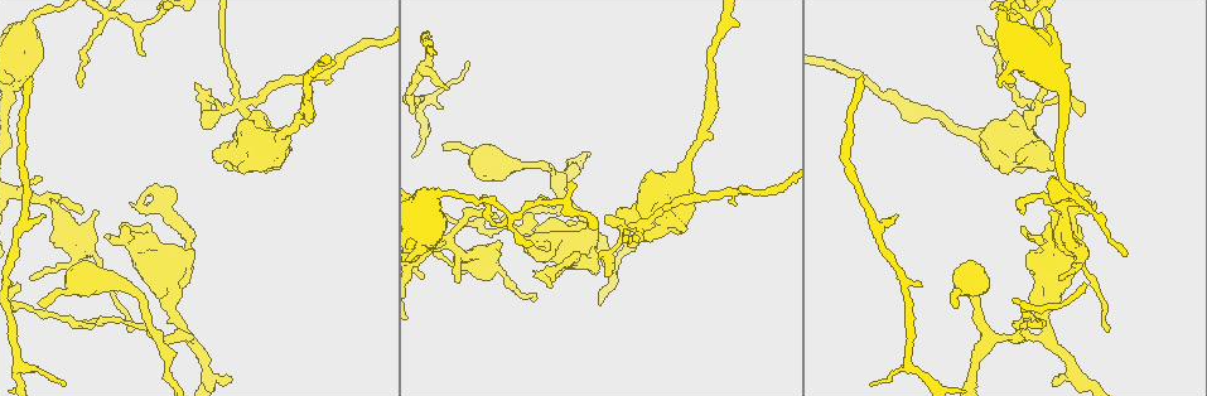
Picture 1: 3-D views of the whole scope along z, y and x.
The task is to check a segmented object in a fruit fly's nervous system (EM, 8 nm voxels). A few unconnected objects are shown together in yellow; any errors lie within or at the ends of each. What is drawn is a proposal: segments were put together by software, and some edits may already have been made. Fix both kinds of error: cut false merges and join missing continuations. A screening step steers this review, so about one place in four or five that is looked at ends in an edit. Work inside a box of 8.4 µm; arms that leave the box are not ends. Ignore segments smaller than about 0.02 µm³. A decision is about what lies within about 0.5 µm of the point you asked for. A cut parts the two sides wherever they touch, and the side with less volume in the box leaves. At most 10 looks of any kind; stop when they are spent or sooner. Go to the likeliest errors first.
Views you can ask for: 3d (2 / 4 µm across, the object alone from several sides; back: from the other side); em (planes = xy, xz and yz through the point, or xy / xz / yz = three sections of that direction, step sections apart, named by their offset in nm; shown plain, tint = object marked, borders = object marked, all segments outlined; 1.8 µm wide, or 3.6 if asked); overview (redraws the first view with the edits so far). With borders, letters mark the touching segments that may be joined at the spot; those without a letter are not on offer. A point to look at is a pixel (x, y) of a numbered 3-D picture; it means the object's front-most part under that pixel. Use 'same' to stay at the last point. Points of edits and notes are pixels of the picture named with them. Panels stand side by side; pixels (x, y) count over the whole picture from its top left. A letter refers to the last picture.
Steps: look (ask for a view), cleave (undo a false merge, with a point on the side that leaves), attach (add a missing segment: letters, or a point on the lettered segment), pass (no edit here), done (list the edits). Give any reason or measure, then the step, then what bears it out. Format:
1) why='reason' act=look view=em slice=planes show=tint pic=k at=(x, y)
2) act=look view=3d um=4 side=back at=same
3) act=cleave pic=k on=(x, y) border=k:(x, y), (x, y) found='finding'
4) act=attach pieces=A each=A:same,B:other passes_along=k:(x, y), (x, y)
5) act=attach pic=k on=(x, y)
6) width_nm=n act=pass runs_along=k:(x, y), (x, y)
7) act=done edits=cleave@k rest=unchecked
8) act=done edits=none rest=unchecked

why='branch stops here' act=look view=em slice=planes show=borders pic=1 at=(445, 150)

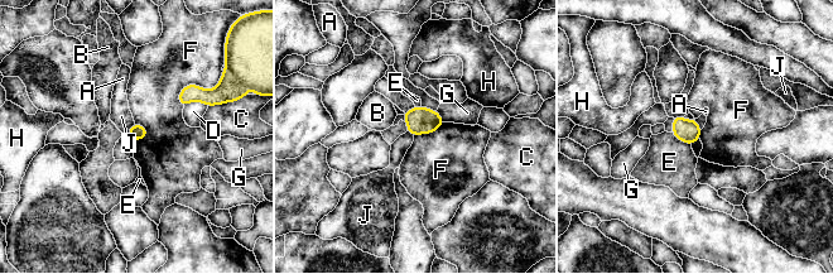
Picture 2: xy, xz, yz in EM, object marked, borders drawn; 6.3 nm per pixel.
act=pass each=A:other,B:other,C:other,D:other,E:other,F:other,G:other,H:other,J:other border=2:(208, 89), (187, 85), (178, 101) found='none of them fits'

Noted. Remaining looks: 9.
why='tapers out' act=look view=em slice=xz step=4 show=borders pic=1 at=(896, 216)

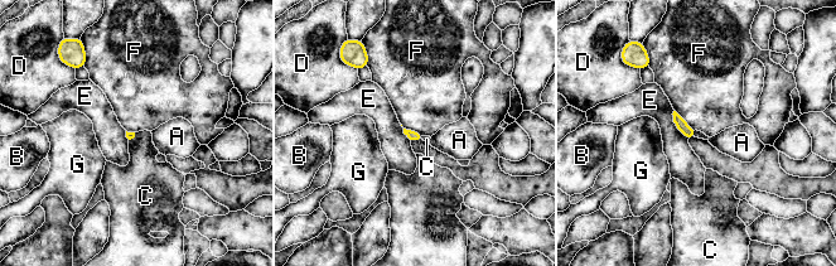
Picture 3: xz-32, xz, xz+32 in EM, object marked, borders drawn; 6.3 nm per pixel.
act=pass each=A:other,B:other,C:other,D:other,E:other,F:other,G:other border=3:(675, 110), (694, 130) found='none of them fits'

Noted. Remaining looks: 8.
why='an open end' act=look view=em slice=xy step=8 show=borders pic=1 at=(549, 252)

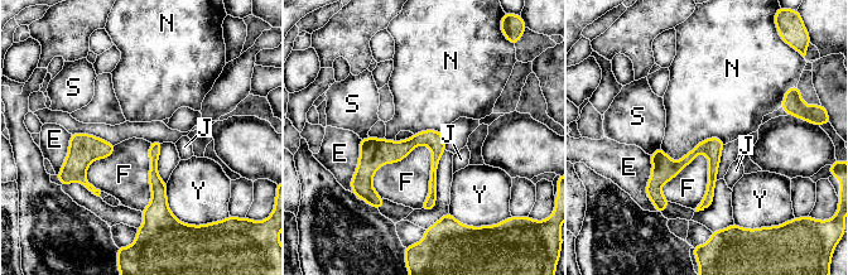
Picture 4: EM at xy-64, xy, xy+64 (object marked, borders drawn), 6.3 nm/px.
why='another direction' act=look view=em slice=planes show=borders at=same

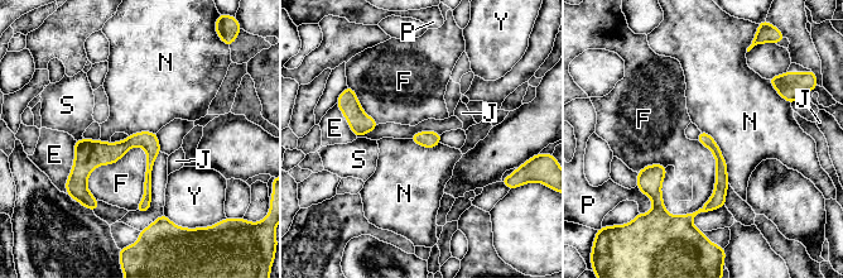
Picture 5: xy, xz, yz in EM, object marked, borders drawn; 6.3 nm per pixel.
act=pass each=E:other,F:other,J:other,N:other,P:other,S:other,Y:other runs_along=5:(155, 142), (99, 153), (75, 177) found='no lettered segment goes on from it'

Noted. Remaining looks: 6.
why='abrupt turn' act=look view=3d um=4 pic=1 at=(144, 25)

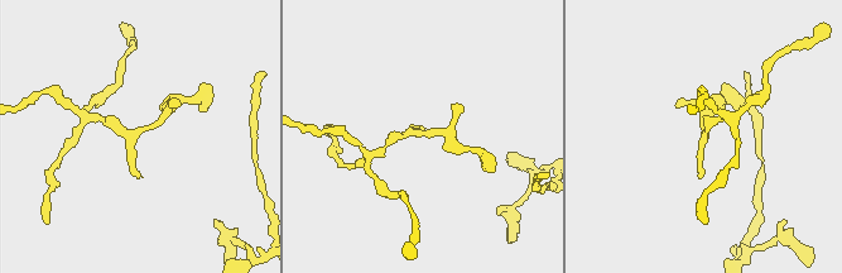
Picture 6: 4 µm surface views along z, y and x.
act=look view=em slice=planes show=plain pic=6 at=(705, 134)

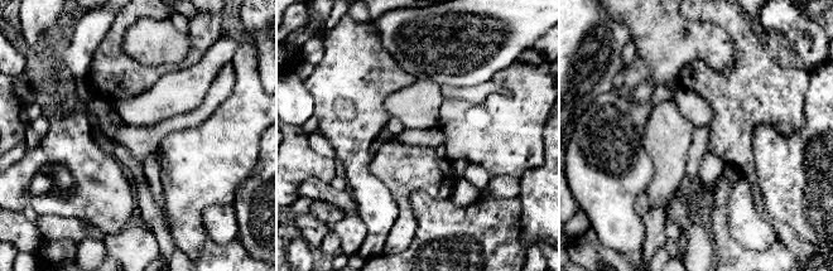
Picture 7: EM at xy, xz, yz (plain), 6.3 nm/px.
act=look view=em slice=planes show=borders at=same

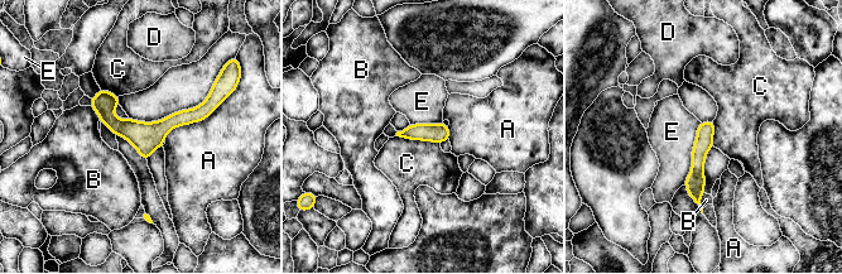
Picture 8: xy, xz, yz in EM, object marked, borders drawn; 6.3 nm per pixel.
act=pass each=A:other,B:other,C:other,D:other,E:other found='all the same cell'

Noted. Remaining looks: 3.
act=done edits=none rest=unchecked

